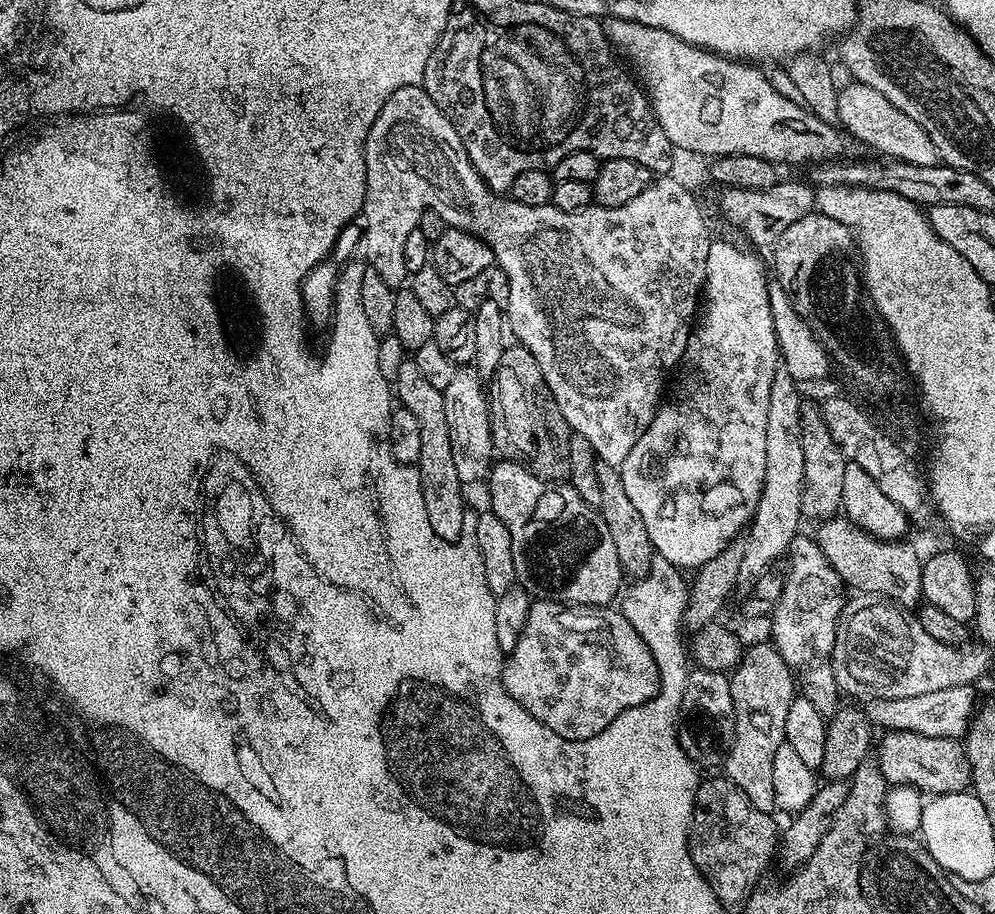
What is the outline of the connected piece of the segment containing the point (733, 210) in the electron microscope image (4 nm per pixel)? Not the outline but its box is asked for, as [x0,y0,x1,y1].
[720,179,814,250]

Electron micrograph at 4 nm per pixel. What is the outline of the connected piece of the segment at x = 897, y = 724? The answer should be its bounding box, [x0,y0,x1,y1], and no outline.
[866,685,978,740]

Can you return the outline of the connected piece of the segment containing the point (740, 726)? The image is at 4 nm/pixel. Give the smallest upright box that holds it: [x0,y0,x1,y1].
[722,644,798,813]

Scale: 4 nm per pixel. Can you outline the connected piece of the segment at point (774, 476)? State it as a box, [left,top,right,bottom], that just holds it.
[740,370,804,586]

